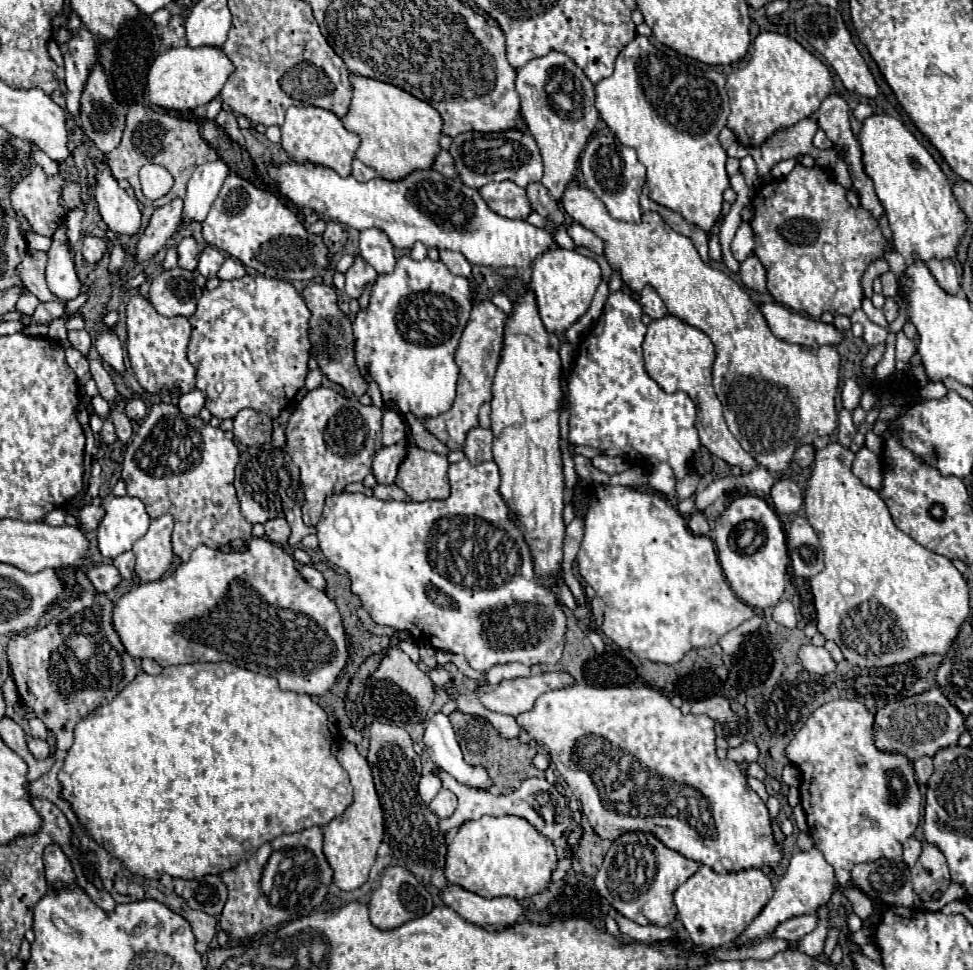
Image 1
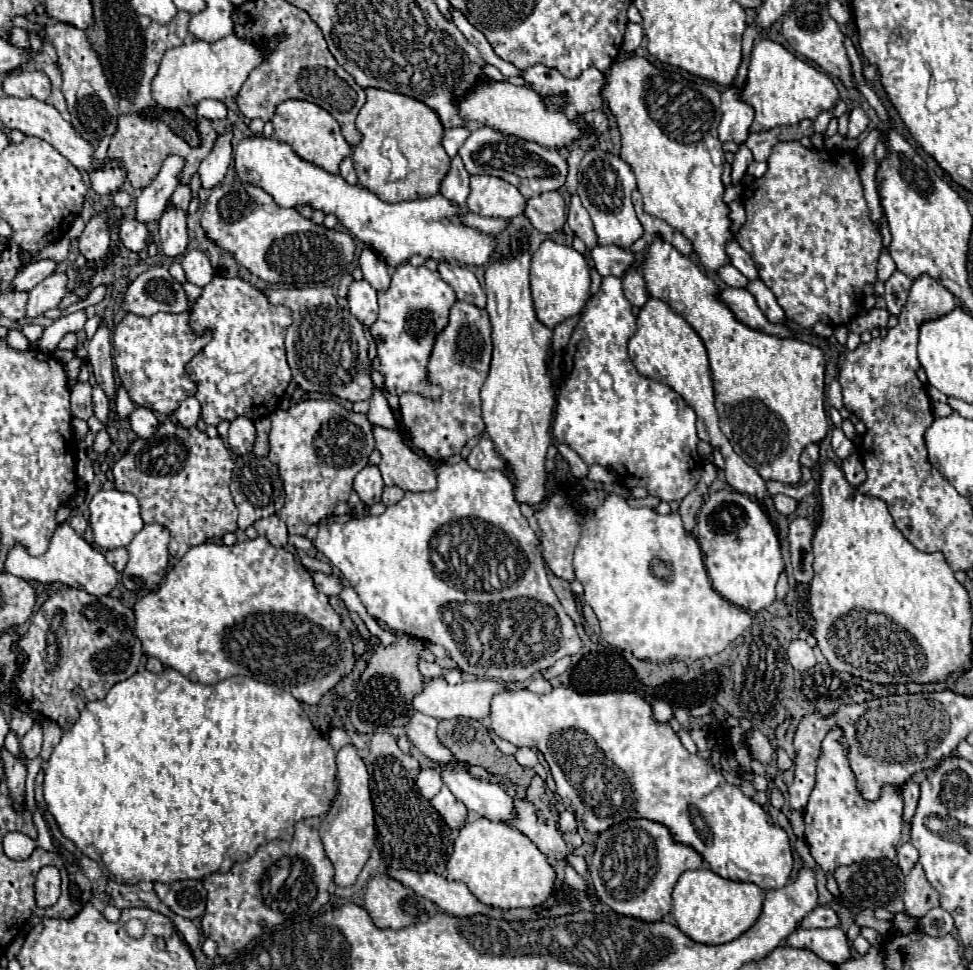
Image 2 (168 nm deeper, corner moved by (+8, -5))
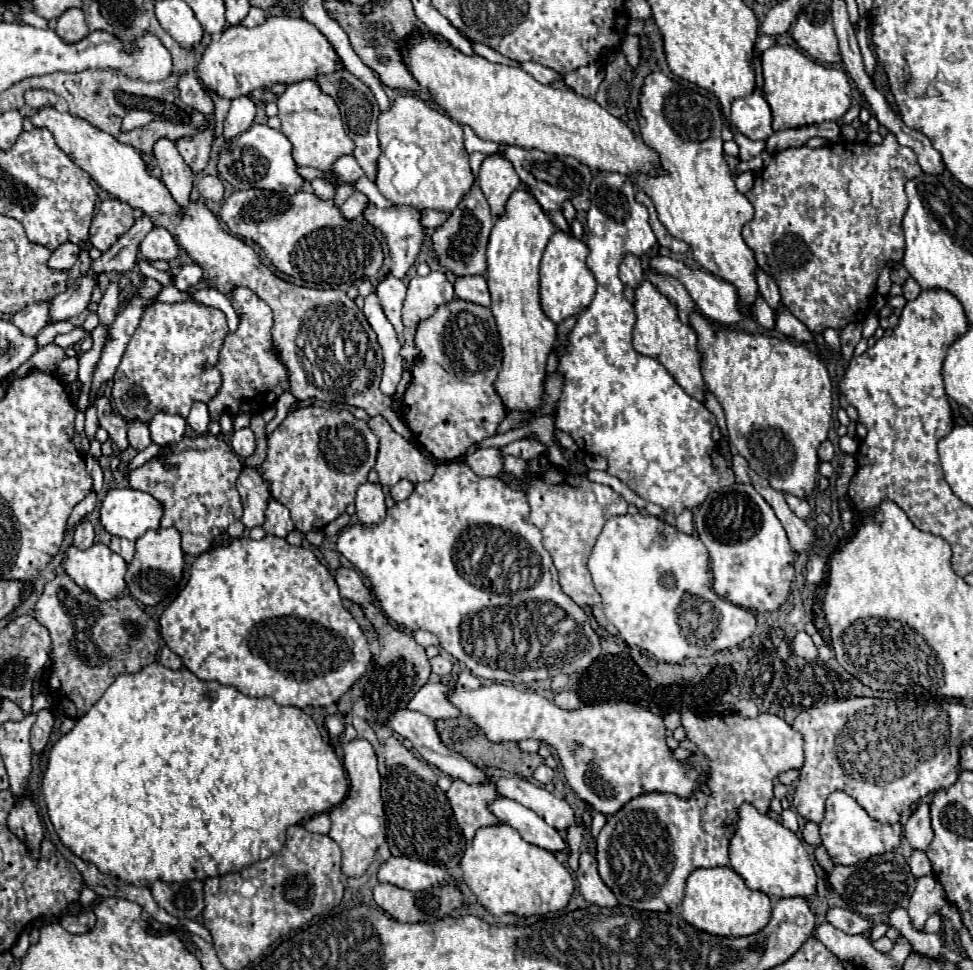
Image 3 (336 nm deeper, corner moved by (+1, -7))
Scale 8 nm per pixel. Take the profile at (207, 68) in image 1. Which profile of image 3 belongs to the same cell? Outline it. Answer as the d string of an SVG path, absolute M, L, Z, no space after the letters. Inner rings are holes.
M268 16L260 26L230 26L214 38L198 60L196 76L208 92L234 100L256 88L268 88L276 82L300 82L314 78L318 72L334 72L340 66L336 50L314 24L296 16Z

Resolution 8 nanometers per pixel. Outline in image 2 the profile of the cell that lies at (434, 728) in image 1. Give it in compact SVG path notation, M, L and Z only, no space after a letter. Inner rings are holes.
M441 766L439 772L455 798L461 800L473 814L493 822L509 822L517 816L513 798L507 796L497 784L475 780L465 768L451 772L449 766Z

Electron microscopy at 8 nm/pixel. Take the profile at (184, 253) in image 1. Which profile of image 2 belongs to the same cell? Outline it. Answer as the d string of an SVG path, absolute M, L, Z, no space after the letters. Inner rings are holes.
M167 202L161 218L159 218L159 232L161 232L161 248L167 256L179 256L187 248L187 212Z

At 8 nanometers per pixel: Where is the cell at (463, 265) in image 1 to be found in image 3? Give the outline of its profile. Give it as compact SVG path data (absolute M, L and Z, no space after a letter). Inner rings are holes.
M460 276L454 282L454 290L456 296L462 300L468 300L472 304L480 304L480 306L490 306L490 294L488 294L488 286L484 276Z

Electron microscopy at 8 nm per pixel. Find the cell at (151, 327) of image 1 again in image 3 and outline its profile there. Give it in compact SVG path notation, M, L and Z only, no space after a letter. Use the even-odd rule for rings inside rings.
M196 302L152 304L114 374L112 404L124 418L148 422L156 412L188 416L192 402L208 402L220 390L222 378L216 368L220 344L228 334L224 312ZM208 366L208 370L206 370Z

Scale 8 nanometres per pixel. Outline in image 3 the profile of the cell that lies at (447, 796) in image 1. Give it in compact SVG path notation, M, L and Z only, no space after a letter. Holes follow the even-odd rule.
M454 780L446 796L456 816L456 822L462 828L468 842L474 838L478 828L498 824L496 816L492 816L492 812L488 812L486 808L488 800L494 800L498 796L494 788L488 788L488 784L470 786L462 780Z

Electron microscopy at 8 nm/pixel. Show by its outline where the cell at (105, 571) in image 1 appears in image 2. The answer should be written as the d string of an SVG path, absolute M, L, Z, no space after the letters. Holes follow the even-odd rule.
M61 524L55 530L51 544L49 544L49 550L39 558L29 556L23 546L15 546L7 556L5 570L13 576L23 578L23 580L37 580L37 582L45 582L45 584L61 582L61 584L71 586L71 588L85 590L93 596L109 594L115 588L117 578L119 578L119 574L115 576L115 568L105 560L105 556L97 548L87 544L69 524Z

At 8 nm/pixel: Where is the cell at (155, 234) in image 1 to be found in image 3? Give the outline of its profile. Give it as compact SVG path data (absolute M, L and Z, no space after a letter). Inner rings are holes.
M216 176L200 178L196 188L198 188L200 198L204 198L204 200L216 200L218 202L218 200L224 198L224 186L222 186L222 182Z

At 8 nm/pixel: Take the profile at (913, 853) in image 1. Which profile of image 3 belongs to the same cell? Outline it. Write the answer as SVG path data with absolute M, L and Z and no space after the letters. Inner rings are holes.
M914 850L912 856L910 856L910 860L908 860L908 864L910 864L912 874L914 874L916 878L926 876L928 872L932 872L932 868L930 868L930 864L928 864L928 856L926 856L922 850Z

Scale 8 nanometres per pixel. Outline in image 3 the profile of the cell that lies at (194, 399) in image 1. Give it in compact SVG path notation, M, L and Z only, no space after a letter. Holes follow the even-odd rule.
M196 402L196 404L192 404L186 422L190 424L190 428L192 428L194 432L204 434L204 432L208 430L208 422L210 422L210 416L208 416L208 408L206 408L206 404L204 404L204 402Z

